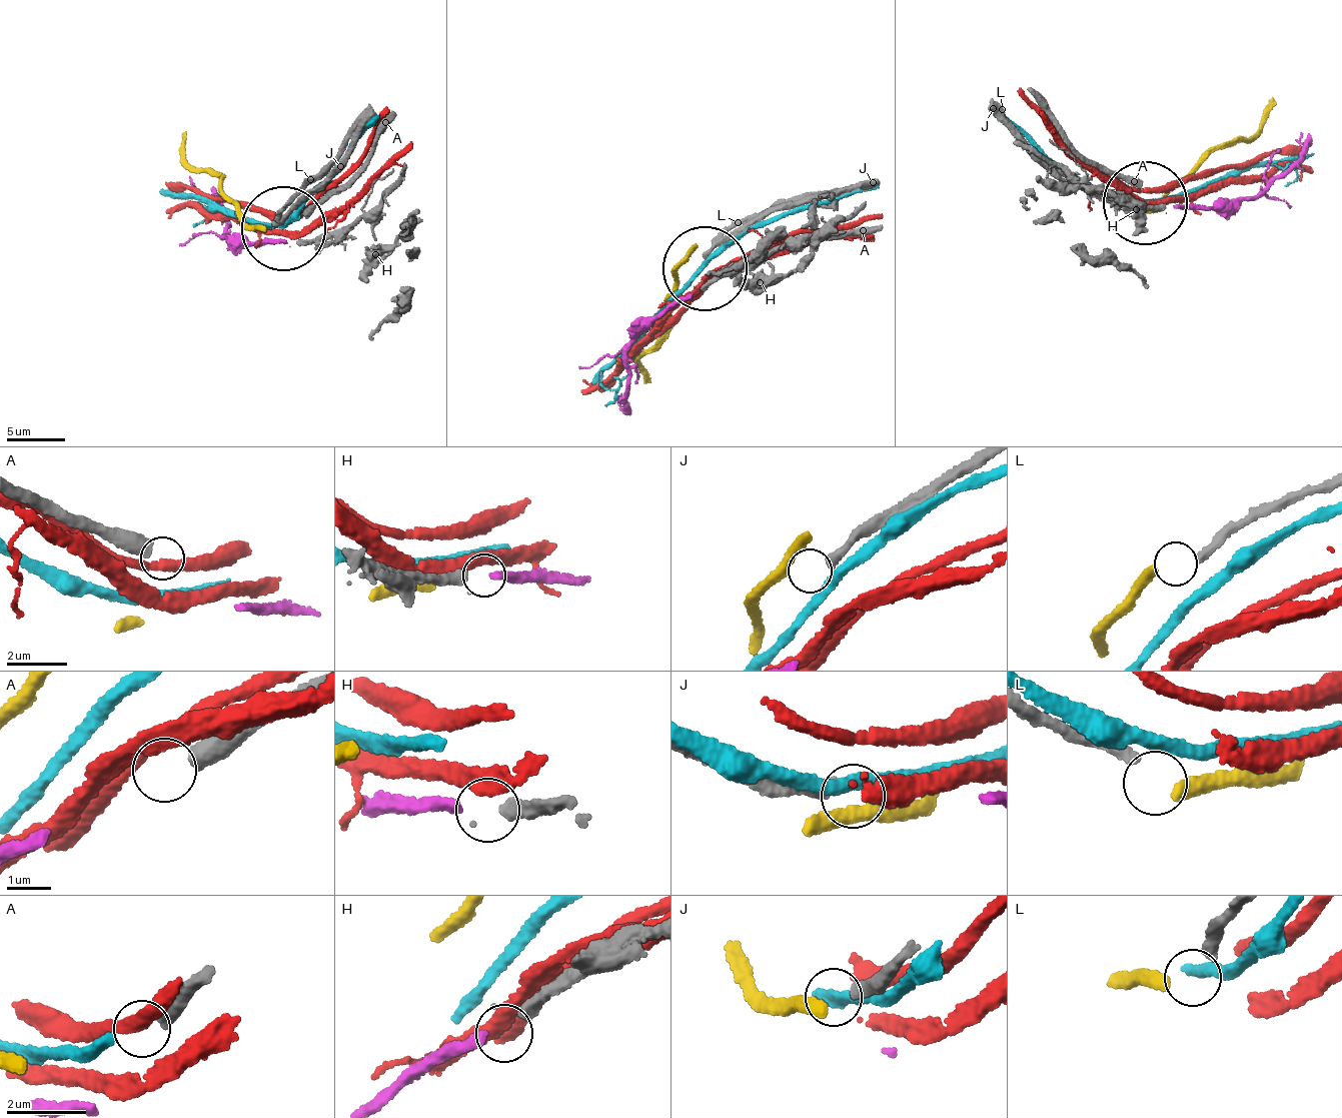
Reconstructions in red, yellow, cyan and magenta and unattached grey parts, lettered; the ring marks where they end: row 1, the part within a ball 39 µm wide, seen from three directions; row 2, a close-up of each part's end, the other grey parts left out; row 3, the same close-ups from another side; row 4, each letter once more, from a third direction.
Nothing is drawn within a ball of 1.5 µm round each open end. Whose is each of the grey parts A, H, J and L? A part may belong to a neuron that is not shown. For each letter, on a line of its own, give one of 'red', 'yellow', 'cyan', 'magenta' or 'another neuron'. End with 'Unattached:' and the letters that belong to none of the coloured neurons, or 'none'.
A: another neuron
H: magenta
J: another neuron
L: yellow
Unattached: A, J

